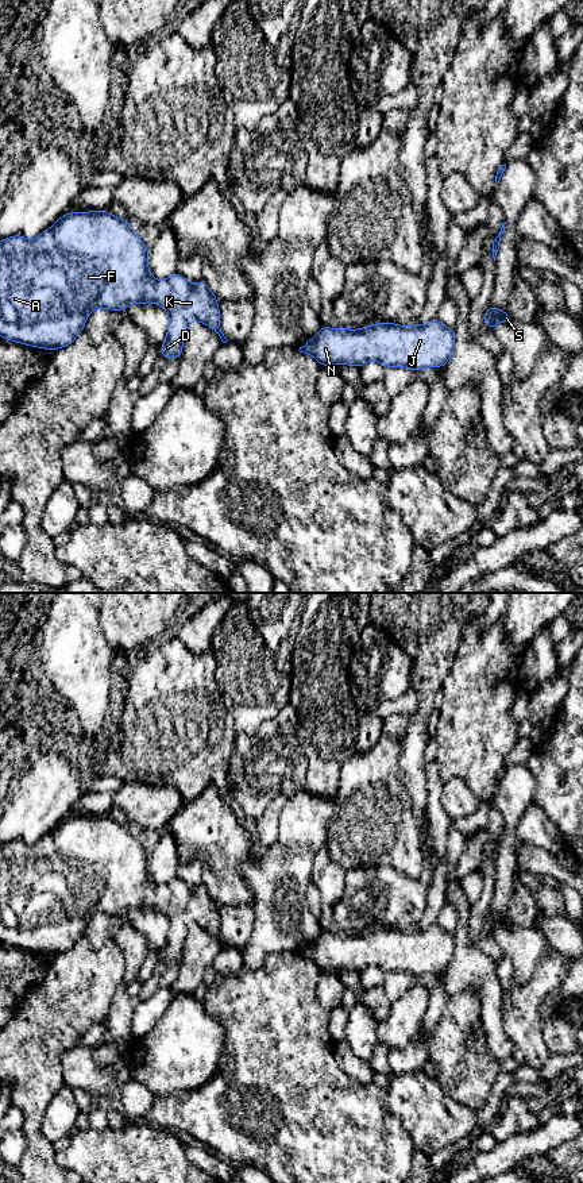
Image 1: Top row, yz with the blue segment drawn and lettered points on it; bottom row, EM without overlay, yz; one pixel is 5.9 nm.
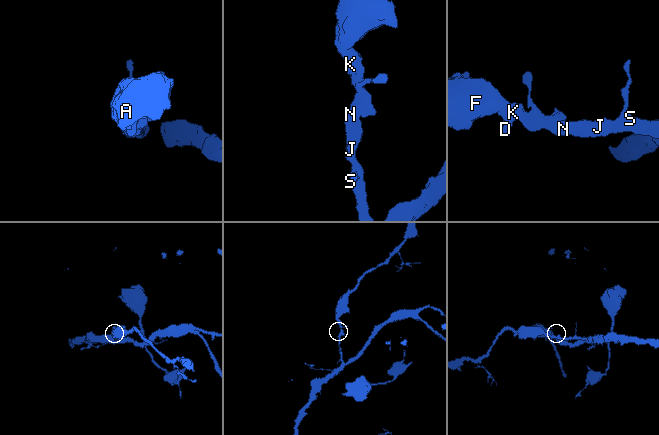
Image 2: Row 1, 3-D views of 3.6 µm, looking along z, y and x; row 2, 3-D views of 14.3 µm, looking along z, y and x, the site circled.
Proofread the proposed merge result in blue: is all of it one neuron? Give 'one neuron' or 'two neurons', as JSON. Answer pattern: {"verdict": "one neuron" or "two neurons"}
{"verdict": "one neuron"}

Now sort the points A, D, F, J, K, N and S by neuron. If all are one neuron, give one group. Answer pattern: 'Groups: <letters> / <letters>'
Groups: A D F J K N S

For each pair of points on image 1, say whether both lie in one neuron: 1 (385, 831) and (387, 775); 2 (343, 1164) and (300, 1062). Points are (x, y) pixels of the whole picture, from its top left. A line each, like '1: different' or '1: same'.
1: same
2: same

